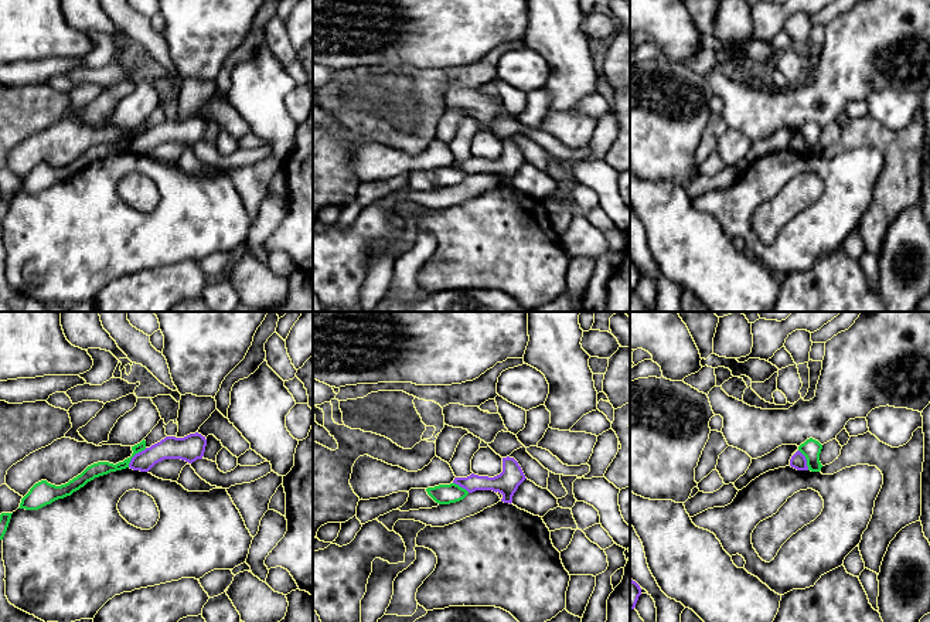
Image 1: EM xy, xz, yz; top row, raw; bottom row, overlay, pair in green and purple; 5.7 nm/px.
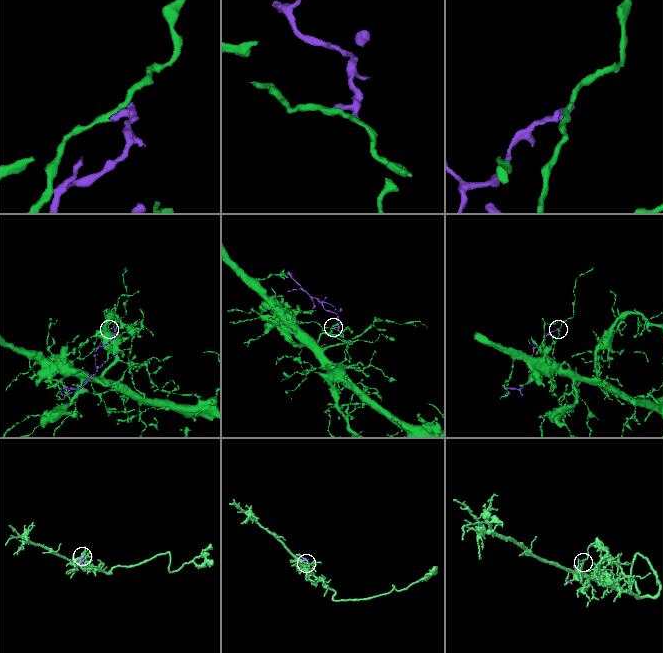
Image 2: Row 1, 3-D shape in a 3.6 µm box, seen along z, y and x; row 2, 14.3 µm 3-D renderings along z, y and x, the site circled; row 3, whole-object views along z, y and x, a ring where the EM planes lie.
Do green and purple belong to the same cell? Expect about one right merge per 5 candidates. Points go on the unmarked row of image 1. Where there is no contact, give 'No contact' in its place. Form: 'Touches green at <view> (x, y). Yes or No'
Touches green at xy (135, 136). No

